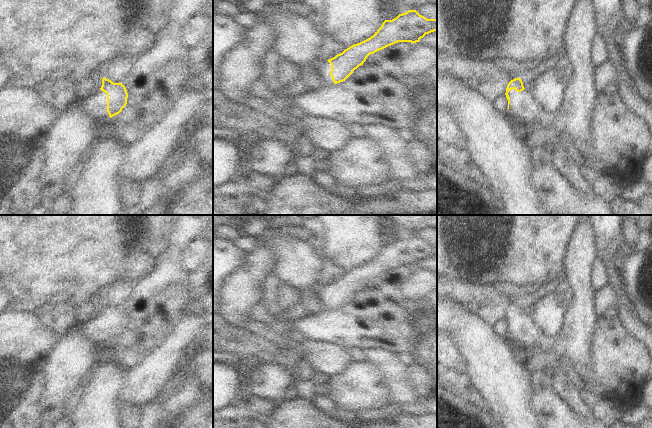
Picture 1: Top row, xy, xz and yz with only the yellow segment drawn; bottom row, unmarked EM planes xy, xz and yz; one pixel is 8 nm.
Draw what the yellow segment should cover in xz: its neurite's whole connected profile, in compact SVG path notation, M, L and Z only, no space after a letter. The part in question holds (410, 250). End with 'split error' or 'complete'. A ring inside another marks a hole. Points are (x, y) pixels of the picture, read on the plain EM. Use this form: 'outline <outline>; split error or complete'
outline M408 234L392 244L385 244L370 262L323 285L320 293L322 311L345 305L355 293L363 289L370 278L398 266L414 268L434 255L437 255L437 243L427 243L416 234Z; split error

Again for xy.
outline M103 301L100 314L82 325L83 335L99 347L109 347L126 330L127 322L128 317L122 307L114 307Z; split error

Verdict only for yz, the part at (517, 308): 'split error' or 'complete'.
split error

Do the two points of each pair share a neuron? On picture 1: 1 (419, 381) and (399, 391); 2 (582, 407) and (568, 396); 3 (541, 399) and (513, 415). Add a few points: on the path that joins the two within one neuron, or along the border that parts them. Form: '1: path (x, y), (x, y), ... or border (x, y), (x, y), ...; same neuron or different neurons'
1: border (408, 367), (409, 379), (419, 398); different neurons
2: path (579, 404), (571, 396); same neuron
3: border (536, 384), (531, 400), (531, 409), (535, 417); different neurons

